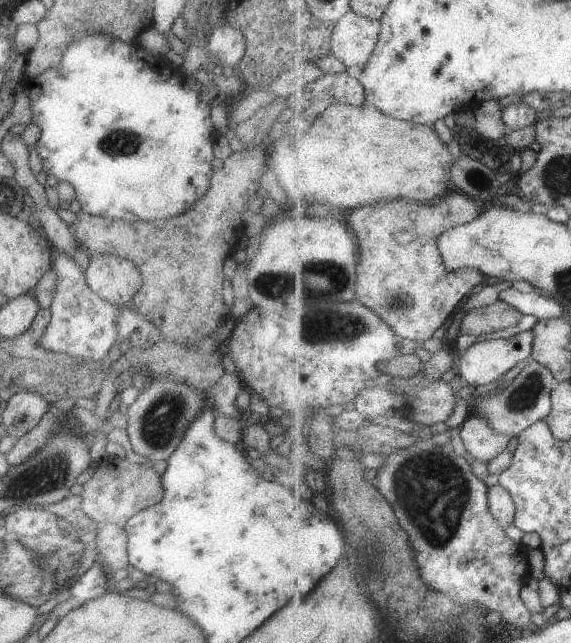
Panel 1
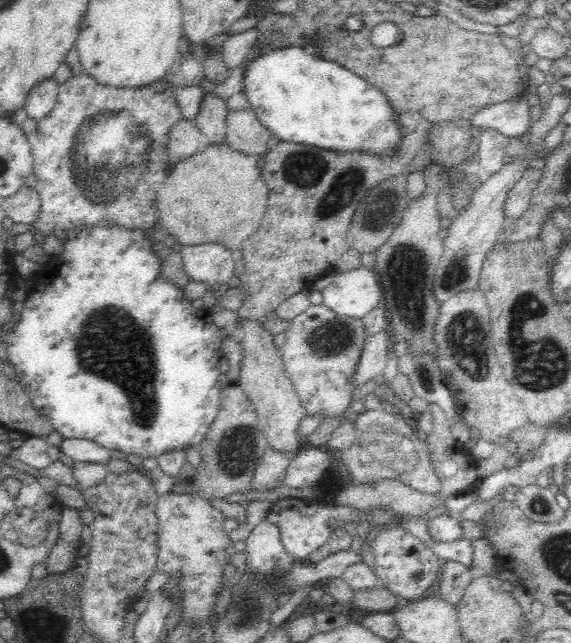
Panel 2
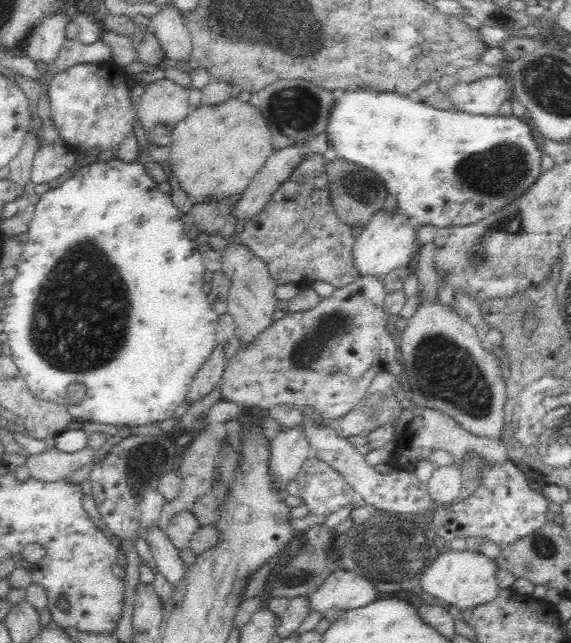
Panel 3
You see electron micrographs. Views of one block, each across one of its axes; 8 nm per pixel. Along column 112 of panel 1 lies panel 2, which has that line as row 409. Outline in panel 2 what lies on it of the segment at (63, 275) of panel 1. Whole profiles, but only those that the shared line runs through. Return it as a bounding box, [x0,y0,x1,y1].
[279,303,368,418]

